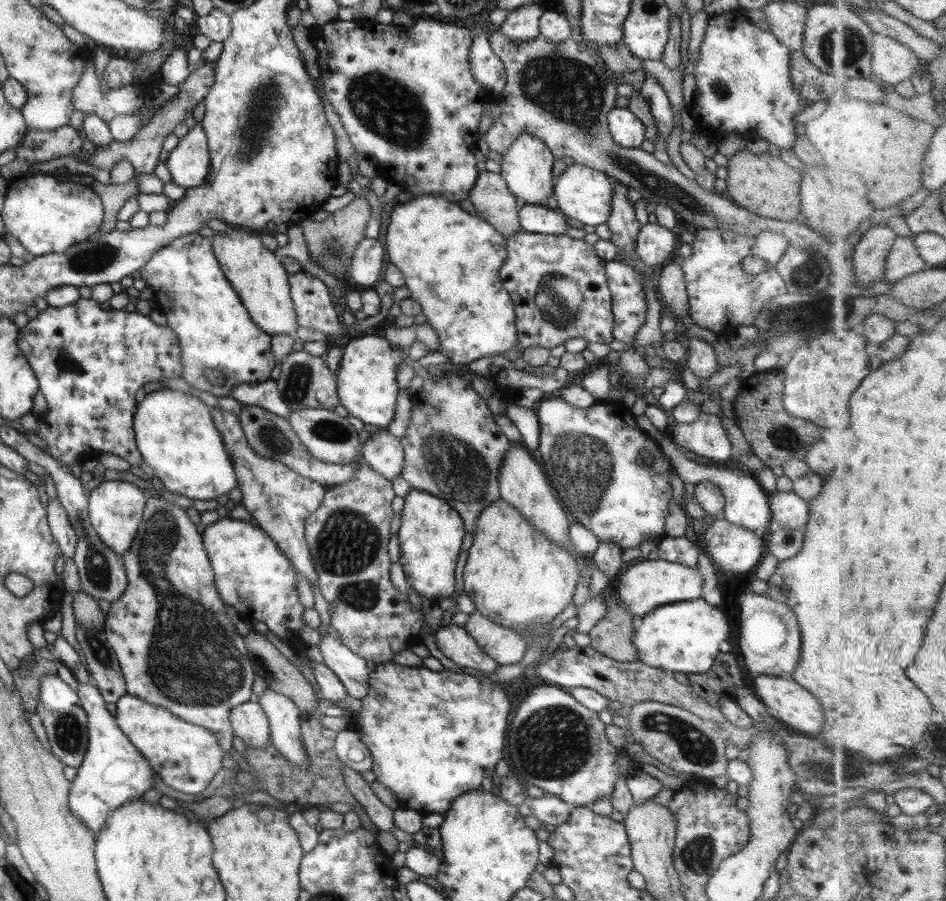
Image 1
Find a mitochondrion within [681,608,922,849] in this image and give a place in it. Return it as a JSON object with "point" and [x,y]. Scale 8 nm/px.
{"point":[823,772]}

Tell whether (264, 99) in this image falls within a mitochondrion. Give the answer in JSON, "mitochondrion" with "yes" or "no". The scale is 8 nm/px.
{"mitochondrion":"yes"}

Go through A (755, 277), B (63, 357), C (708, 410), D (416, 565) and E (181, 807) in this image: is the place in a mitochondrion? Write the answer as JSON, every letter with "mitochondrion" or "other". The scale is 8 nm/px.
{"A":"other","B":"mitochondrion","C":"other","D":"other","E":"other"}

